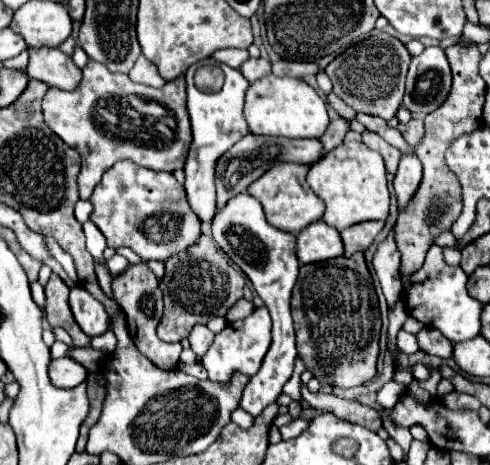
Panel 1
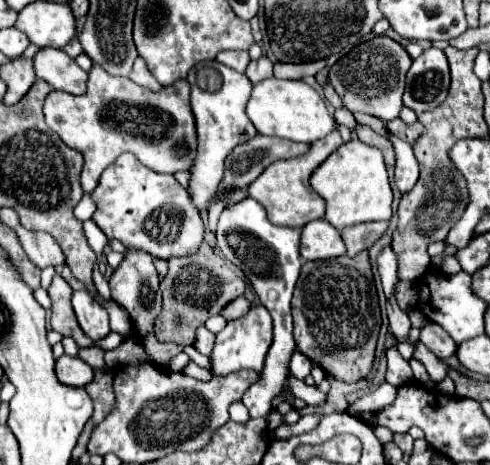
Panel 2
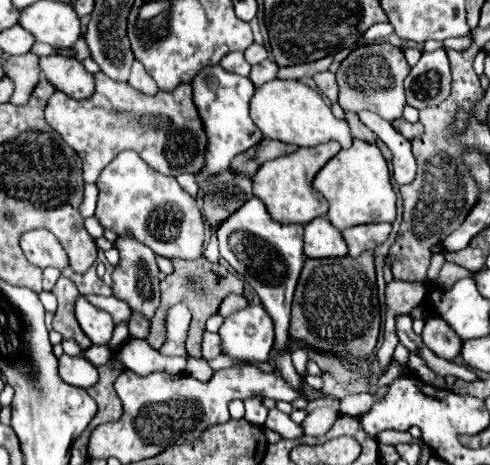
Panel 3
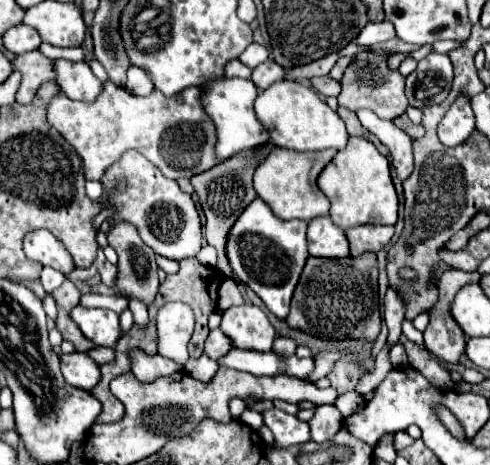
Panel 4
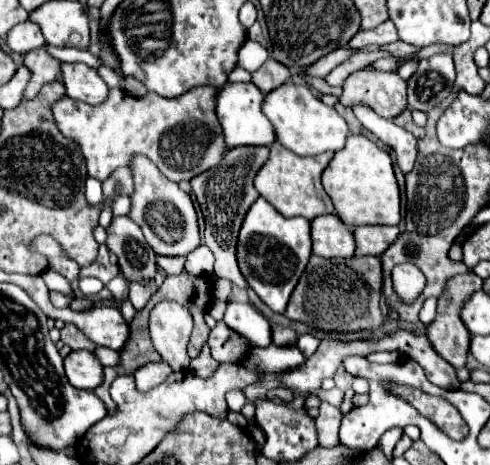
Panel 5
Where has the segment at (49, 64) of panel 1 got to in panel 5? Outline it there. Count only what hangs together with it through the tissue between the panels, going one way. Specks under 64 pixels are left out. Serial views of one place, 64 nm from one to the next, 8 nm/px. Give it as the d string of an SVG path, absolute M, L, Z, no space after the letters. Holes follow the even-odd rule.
M82 62L62 64L62 82L66 86L66 96L88 102L92 106L102 104L110 92L98 72Z

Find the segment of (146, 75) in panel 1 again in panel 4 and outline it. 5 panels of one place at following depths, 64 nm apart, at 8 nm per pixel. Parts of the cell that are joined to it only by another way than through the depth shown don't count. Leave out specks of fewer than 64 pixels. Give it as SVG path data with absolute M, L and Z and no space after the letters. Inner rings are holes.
M130 68L128 70L128 80L126 80L126 88L136 94L136 96L148 96L154 88L152 88L152 80L148 80L148 76L144 76L144 72L140 72L138 68Z

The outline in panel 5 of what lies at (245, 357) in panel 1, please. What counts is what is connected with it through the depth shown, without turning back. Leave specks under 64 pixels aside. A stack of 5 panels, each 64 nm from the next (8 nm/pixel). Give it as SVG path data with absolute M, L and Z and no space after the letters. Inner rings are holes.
M230 302L226 306L226 316L224 322L240 332L246 340L250 340L252 346L268 346L272 342L270 338L270 324L268 320L248 302Z

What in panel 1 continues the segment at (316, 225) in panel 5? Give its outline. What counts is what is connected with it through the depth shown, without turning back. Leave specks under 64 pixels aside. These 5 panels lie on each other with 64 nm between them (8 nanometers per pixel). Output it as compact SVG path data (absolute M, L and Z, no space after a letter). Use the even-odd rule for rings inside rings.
M324 220L308 224L298 234L298 260L302 264L330 260L344 254L340 232L328 226Z

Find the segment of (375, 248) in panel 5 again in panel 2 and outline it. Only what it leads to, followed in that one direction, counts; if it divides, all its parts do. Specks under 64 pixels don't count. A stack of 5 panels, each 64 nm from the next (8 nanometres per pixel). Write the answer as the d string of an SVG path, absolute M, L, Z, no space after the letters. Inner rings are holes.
M364 222L344 228L342 240L348 248L348 256L356 256L362 250L368 250L388 228L388 222Z

